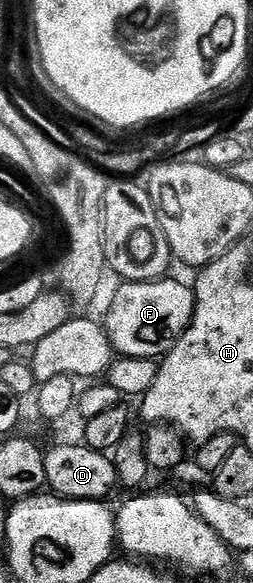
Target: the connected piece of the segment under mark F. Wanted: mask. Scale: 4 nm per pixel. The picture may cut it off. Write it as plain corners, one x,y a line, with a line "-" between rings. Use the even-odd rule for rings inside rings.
172,280
124,281
114,301
106,307
108,314
102,317
102,324
113,350
120,357
163,358
186,327
190,327
196,306
193,286

